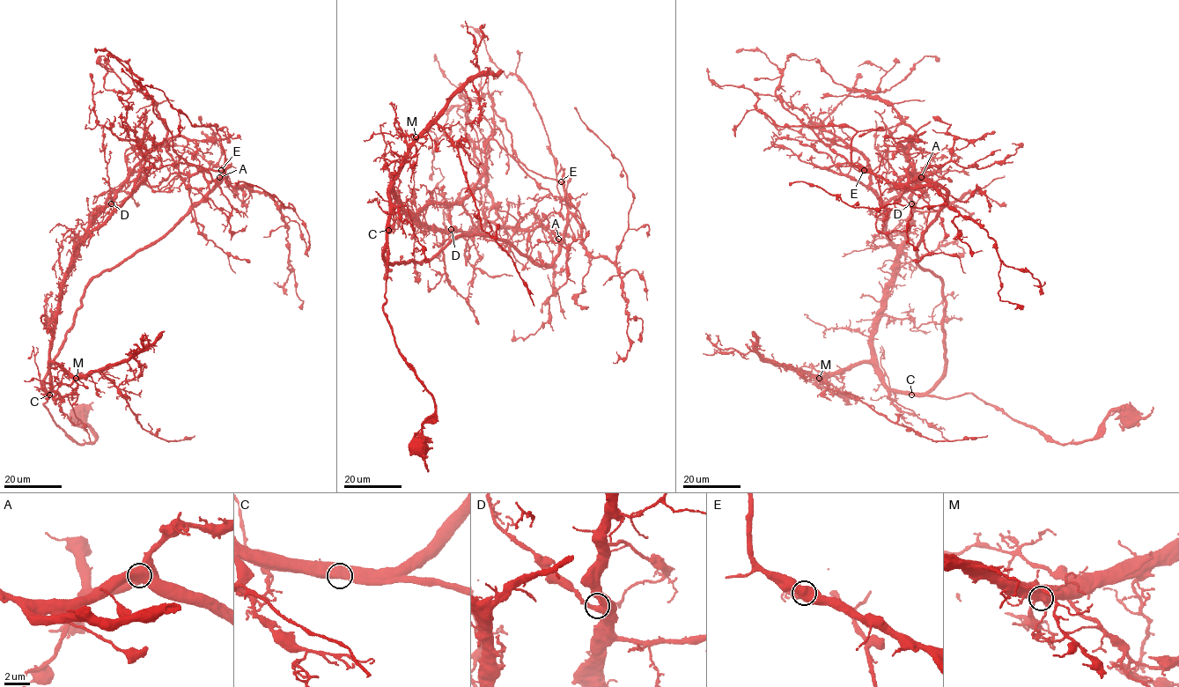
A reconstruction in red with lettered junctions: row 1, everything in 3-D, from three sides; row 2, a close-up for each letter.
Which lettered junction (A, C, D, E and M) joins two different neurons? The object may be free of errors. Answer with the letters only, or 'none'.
none

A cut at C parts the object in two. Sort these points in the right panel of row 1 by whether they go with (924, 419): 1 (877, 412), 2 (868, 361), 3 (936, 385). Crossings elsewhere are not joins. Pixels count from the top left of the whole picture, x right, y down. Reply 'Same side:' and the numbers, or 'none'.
Same side: none

